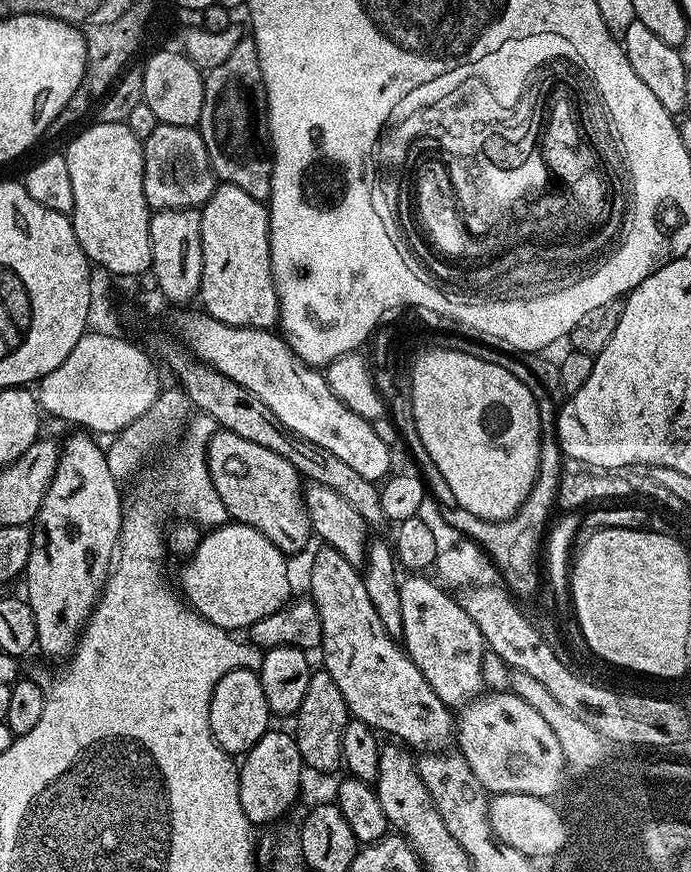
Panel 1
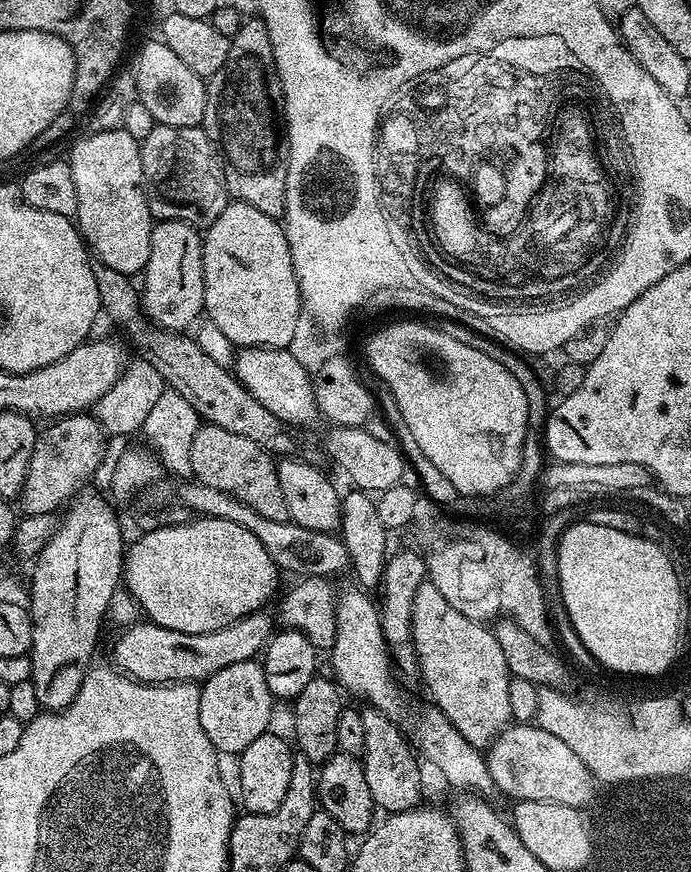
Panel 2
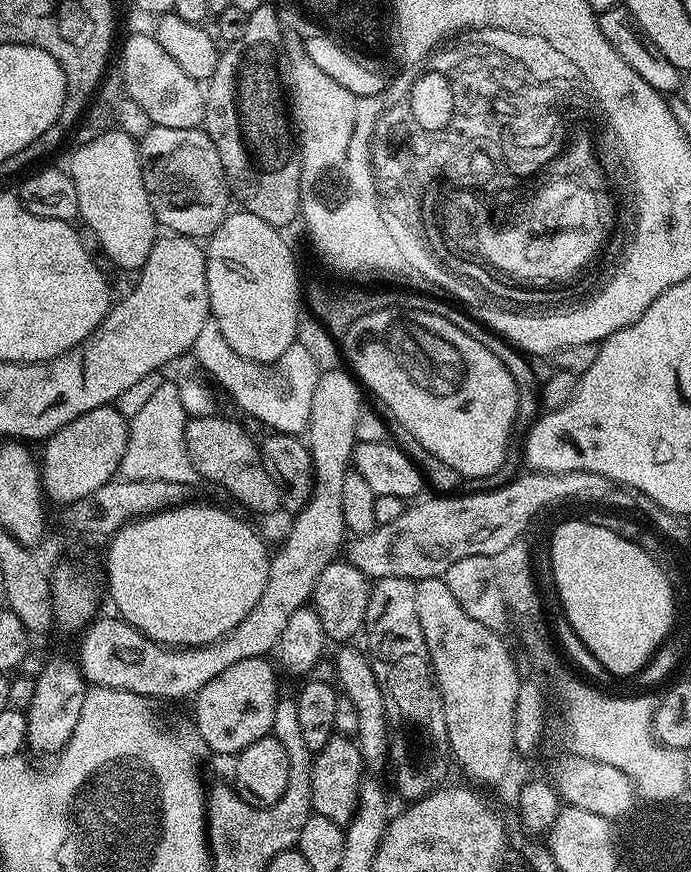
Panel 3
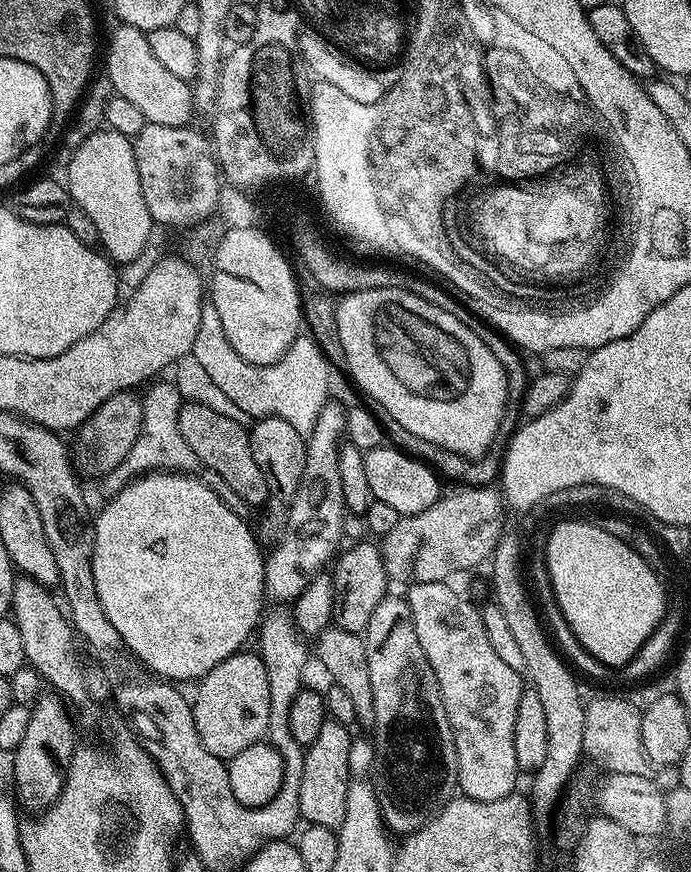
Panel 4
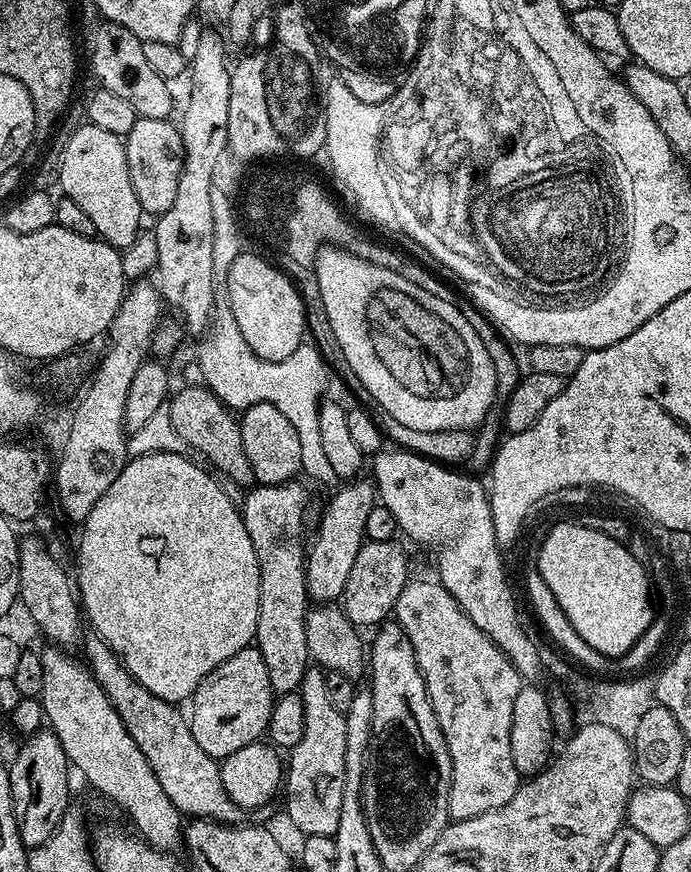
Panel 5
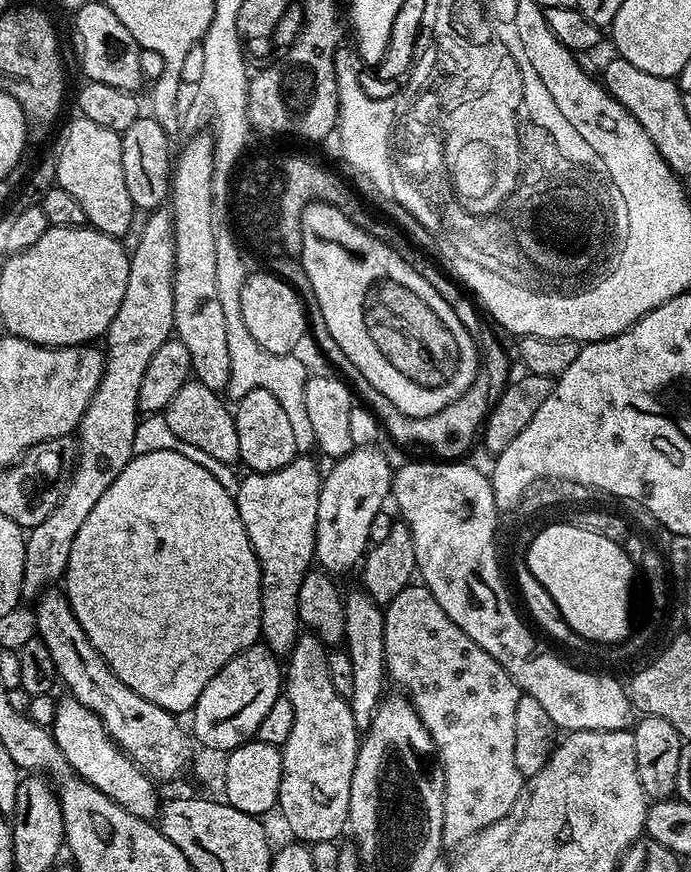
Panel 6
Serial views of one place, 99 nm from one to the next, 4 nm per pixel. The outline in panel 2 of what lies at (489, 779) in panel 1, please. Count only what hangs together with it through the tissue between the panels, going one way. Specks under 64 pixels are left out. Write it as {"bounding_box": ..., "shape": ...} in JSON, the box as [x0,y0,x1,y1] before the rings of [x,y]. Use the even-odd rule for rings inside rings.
{"bounding_box":[486,722,598,807],"shape":[[[532,722],[509,723],[508,727],[492,741],[486,752],[486,759],[490,777],[496,783],[497,793],[505,792],[506,795],[513,796],[513,801],[516,802],[537,800],[547,804],[584,807],[592,803],[593,797],[598,791],[592,771],[588,769],[586,762],[582,762],[582,758],[578,758],[578,754],[574,754],[574,750],[570,750],[570,746],[566,746],[566,742],[554,738],[554,734],[550,734],[545,728]]]}

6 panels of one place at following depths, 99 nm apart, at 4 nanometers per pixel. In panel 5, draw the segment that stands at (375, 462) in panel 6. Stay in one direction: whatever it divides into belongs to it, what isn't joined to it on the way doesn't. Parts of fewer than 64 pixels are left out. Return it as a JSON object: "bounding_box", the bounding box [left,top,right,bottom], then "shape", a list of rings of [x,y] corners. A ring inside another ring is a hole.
{"bounding_box":[304,478,378,604],"shape":[[[357,478],[351,482],[341,483],[336,490],[337,492],[329,498],[328,505],[325,506],[324,513],[320,516],[320,525],[316,528],[316,541],[313,544],[311,541],[306,552],[304,581],[308,583],[309,597],[322,604],[331,604],[343,597],[346,578],[350,578],[350,570],[354,567],[354,558],[358,558],[358,550],[366,542],[364,534],[366,514],[370,514],[370,510],[378,503],[375,483],[368,478]]]}

